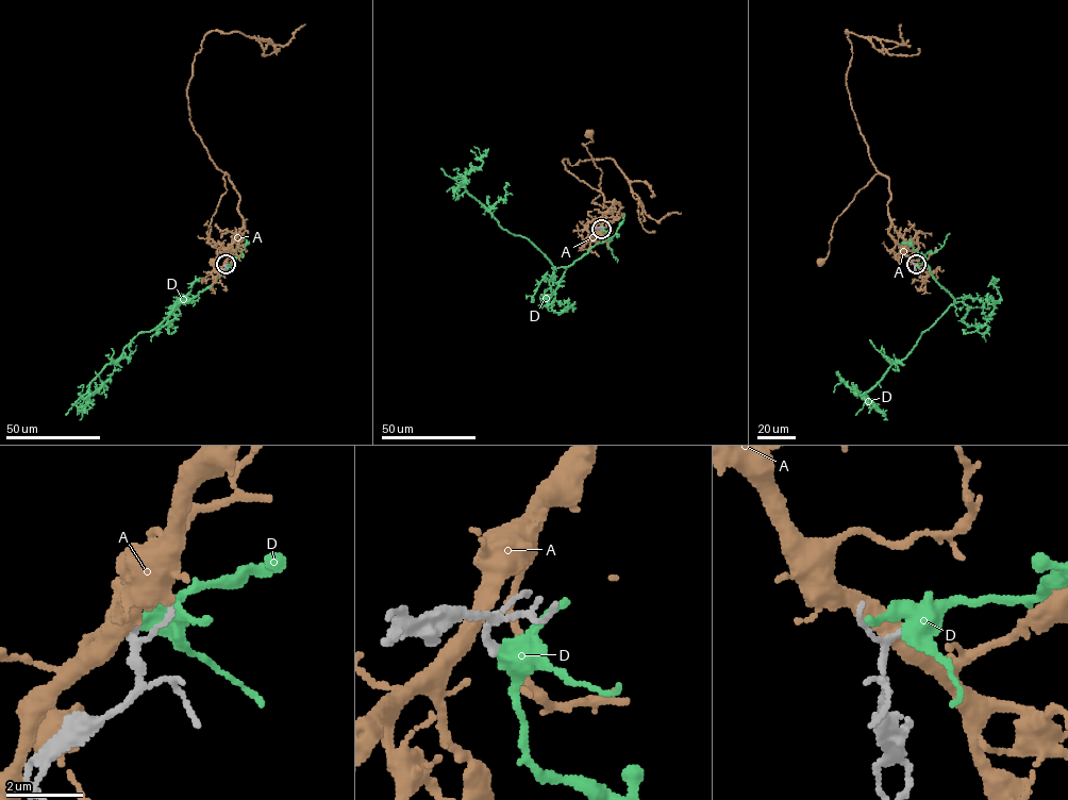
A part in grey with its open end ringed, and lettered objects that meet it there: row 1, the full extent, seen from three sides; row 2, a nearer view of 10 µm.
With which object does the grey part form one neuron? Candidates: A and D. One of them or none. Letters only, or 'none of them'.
D

